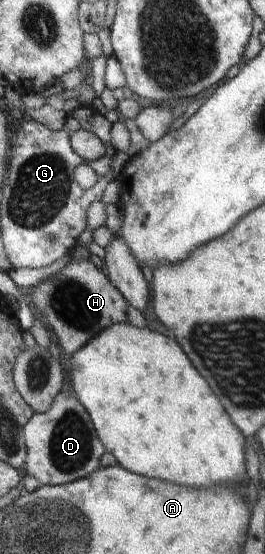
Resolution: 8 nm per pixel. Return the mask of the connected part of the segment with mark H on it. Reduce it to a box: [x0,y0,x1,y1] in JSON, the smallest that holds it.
[27,259,128,355]

